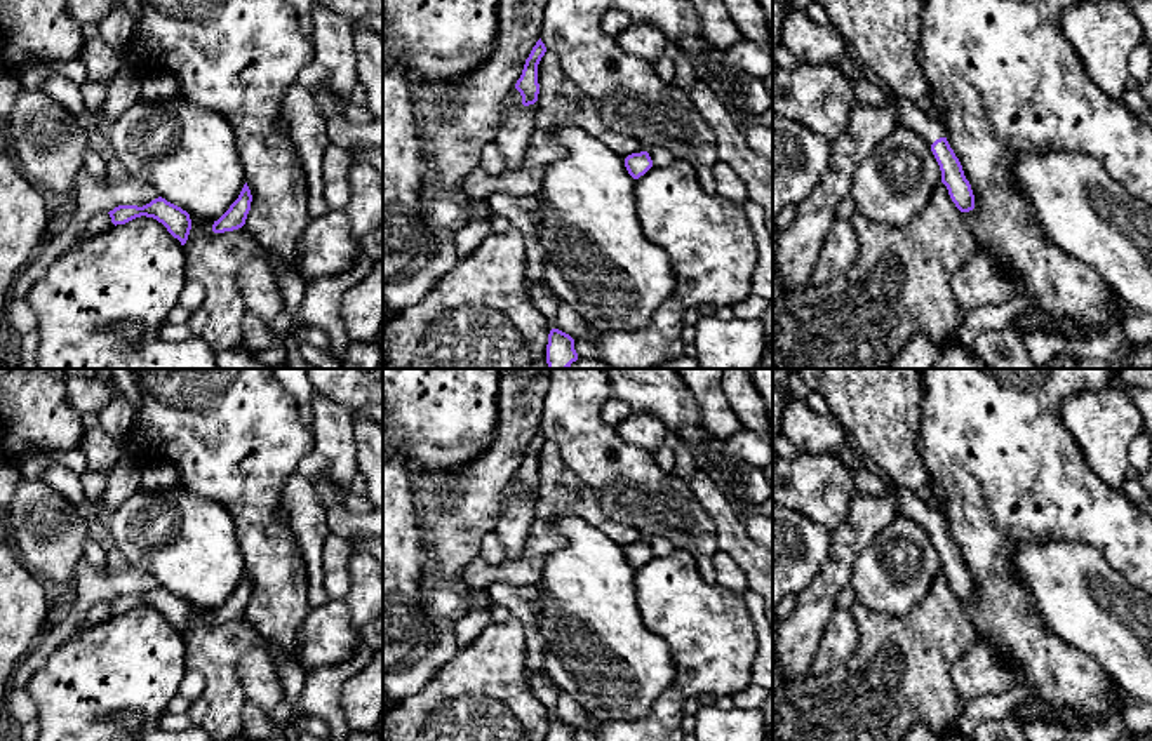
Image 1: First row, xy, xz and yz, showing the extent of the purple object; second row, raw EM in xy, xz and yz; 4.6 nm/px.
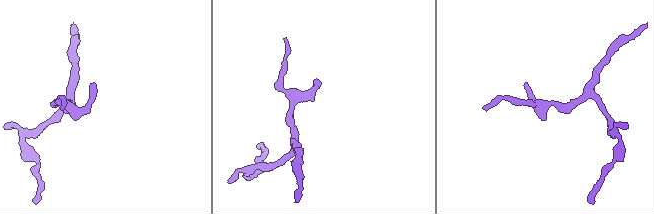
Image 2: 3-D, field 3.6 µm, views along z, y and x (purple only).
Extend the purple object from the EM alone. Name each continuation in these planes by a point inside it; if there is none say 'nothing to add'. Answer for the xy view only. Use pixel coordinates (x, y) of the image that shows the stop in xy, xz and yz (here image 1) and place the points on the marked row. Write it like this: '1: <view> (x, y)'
nothing to add

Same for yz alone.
1: yz (912, 117)

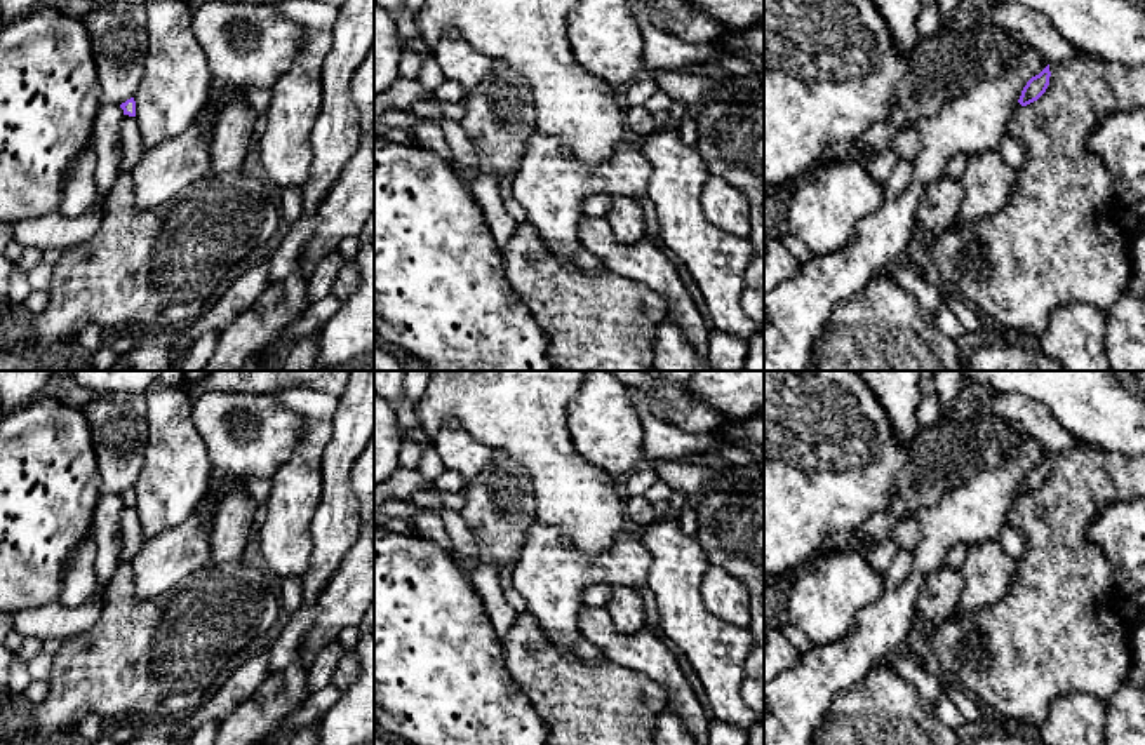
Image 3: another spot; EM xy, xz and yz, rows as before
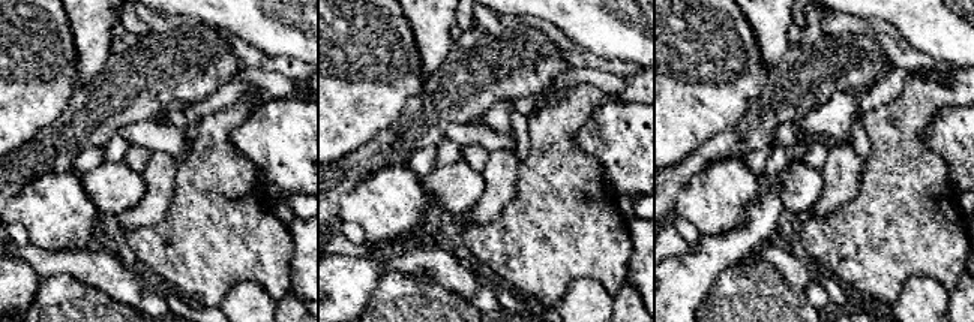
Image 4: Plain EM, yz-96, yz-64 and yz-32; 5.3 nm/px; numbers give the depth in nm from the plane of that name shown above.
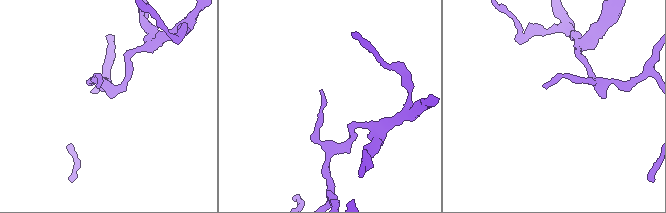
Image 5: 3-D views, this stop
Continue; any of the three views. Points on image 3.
nothing to add

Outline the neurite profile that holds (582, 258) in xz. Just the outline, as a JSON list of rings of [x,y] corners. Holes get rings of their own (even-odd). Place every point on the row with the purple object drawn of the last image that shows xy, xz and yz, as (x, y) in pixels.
[[[579,247],[572,254],[574,265],[583,270],[595,270],[595,272],[606,272],[604,261],[593,254],[590,254],[586,249]]]

